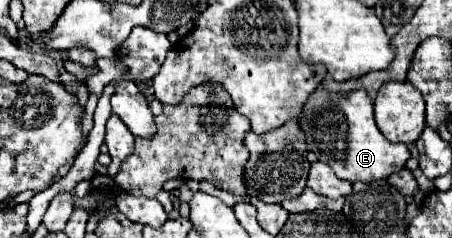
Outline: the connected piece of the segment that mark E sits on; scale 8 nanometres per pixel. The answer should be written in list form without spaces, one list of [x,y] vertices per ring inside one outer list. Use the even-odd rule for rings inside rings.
[[[316,88],[312,96],[306,100],[302,116],[300,116],[300,126],[302,132],[306,134],[306,144],[308,150],[318,156],[318,160],[330,164],[330,168],[336,172],[338,178],[348,180],[348,182],[374,182],[388,178],[390,174],[402,170],[410,158],[410,150],[406,144],[394,144],[382,136],[374,122],[374,112],[372,112],[372,100],[364,90],[354,90],[348,96],[332,96],[324,88]]]

